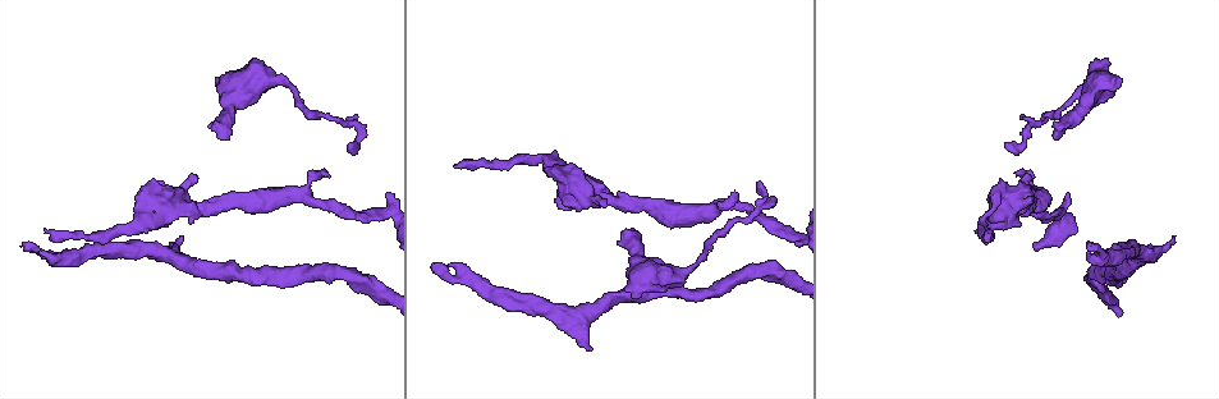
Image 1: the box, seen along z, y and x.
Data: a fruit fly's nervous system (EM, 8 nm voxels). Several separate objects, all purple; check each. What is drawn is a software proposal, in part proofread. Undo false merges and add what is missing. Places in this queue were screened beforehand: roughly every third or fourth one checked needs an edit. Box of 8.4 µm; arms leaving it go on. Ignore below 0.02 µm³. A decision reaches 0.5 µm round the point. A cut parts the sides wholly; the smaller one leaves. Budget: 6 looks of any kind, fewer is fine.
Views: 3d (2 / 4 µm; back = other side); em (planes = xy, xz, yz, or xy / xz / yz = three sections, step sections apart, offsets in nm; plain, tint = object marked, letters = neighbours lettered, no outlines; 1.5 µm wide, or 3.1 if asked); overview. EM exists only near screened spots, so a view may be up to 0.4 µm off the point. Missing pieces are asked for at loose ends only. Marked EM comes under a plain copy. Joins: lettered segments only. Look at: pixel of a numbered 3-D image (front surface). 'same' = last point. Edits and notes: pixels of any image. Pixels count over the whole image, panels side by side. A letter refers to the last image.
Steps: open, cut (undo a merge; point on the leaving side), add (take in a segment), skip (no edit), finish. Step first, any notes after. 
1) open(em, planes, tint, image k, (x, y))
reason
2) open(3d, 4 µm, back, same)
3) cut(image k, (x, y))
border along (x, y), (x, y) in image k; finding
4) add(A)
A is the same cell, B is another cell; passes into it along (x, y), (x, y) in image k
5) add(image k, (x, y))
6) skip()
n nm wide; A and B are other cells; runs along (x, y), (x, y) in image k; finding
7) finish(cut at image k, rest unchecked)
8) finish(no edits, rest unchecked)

open(em, planes, letters, image 1, (326, 170))
branch stops here

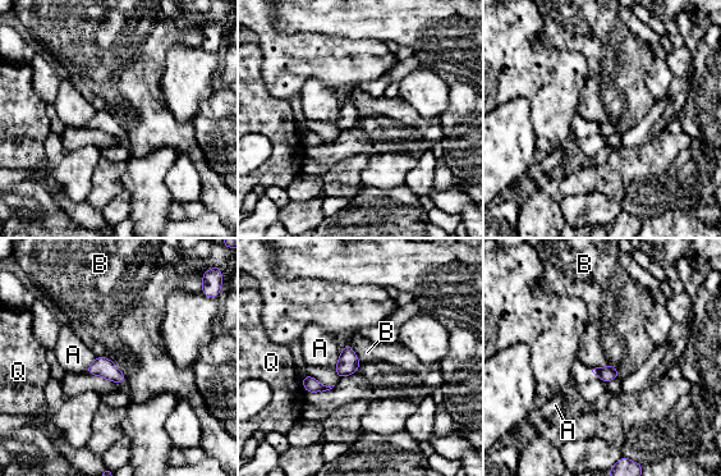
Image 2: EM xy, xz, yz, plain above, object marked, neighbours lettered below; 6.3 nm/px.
skip()
B touches over 260 nm; A, B and Q are other cells; border along (96, 356), (106, 356), (127, 381) in image 2; none of them fits

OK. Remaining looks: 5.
open(em, xz, step 4, tint, image 1, (626, 229))
free end

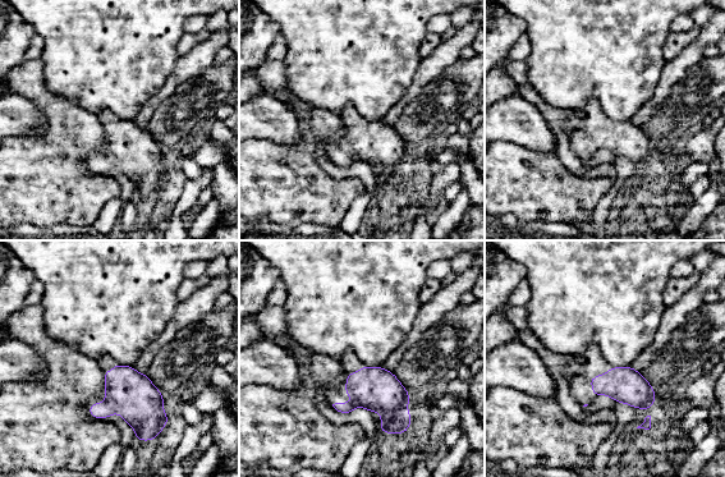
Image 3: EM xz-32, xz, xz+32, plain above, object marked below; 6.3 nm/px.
open(em, planes, letters, same)

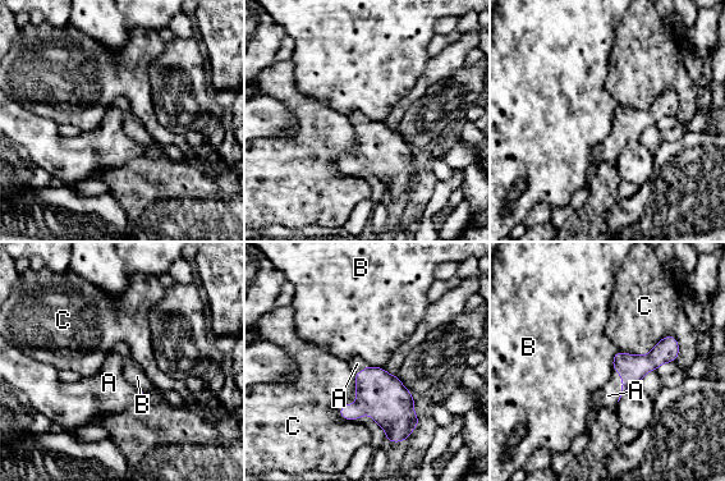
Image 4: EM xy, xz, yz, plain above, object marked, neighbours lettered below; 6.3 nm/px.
add(A)
A is the same cell, B and C are other cells; passes into it along (632, 367), (622, 385), (608, 395) in image 4; the cell continues

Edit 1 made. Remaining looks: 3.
open(overview)

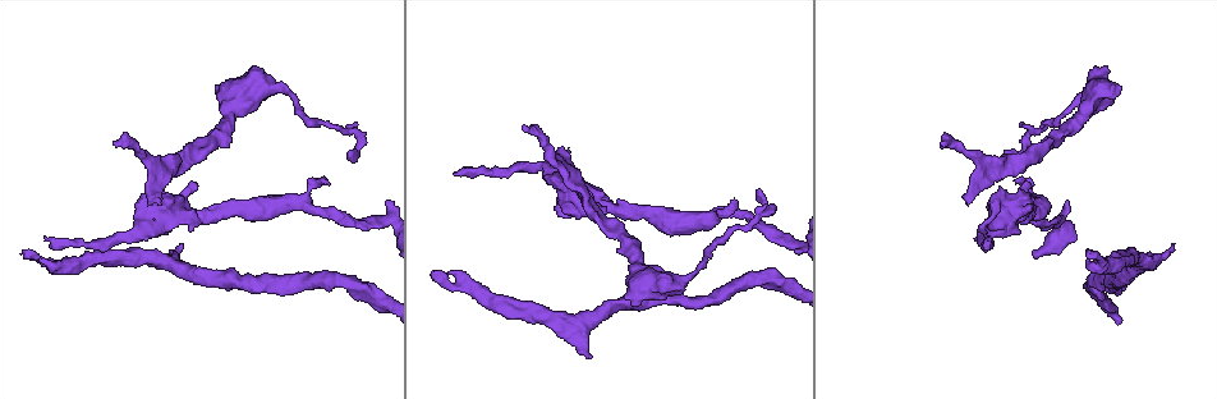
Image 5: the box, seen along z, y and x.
open(3d, 2 µm, back, image 5, (179, 244))
free end

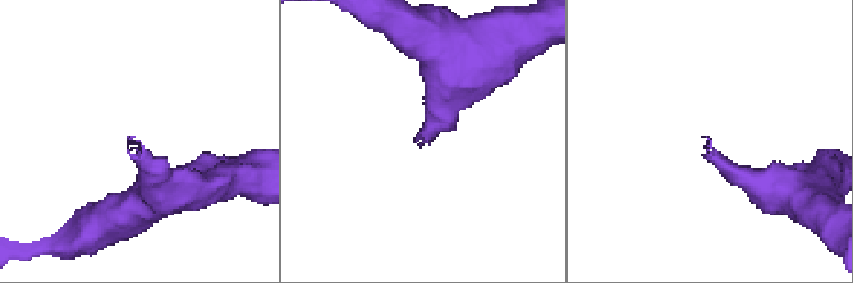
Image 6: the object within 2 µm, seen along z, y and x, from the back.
open(em, planes, letters, image 6, (708, 143))

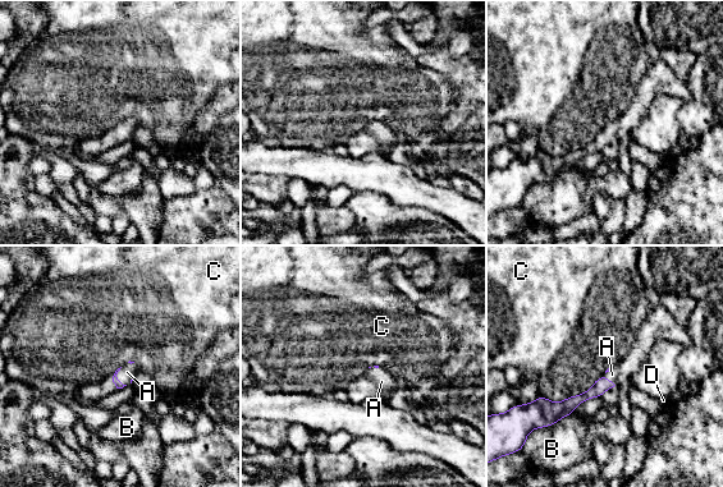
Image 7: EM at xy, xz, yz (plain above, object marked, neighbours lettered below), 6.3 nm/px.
add(A)
A is the same cell, B, C and D are other cells; passes into it along (602, 384), (605, 378), (612, 375) in image 7; the cell continues

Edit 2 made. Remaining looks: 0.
finish(add at image 4, add at image 7, rest unchecked)

